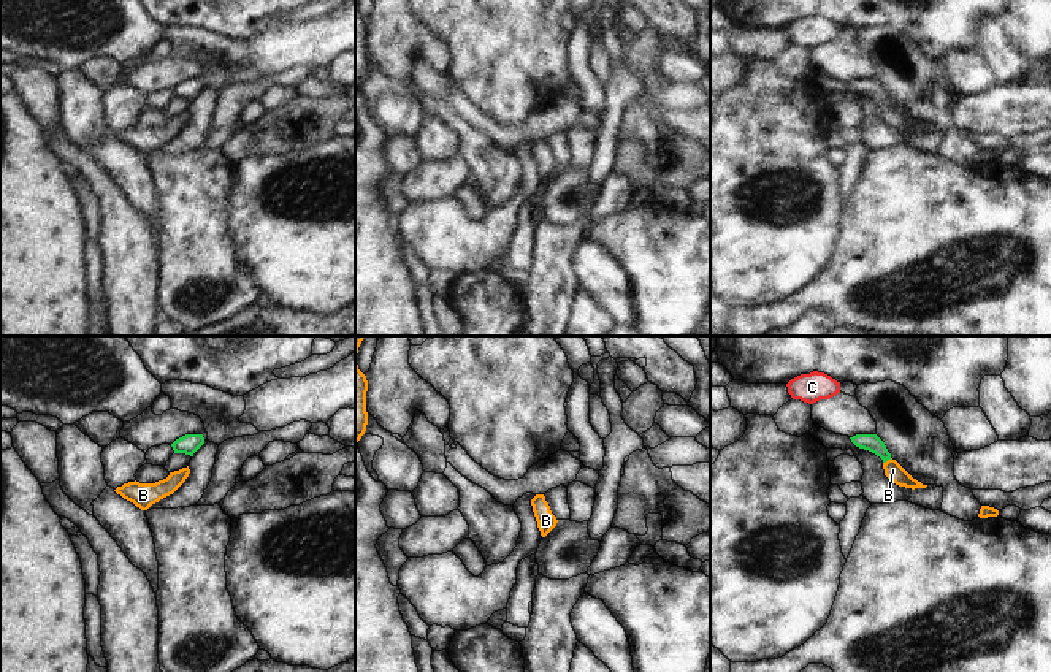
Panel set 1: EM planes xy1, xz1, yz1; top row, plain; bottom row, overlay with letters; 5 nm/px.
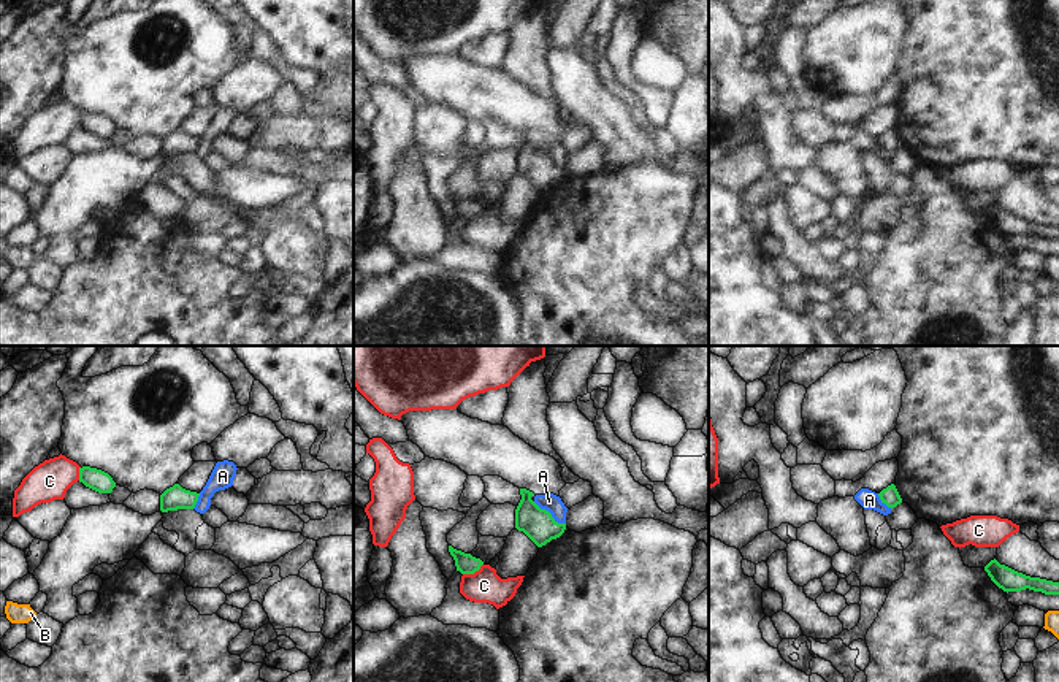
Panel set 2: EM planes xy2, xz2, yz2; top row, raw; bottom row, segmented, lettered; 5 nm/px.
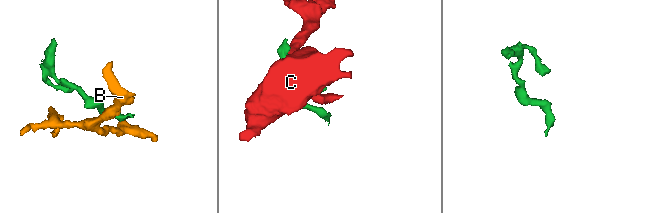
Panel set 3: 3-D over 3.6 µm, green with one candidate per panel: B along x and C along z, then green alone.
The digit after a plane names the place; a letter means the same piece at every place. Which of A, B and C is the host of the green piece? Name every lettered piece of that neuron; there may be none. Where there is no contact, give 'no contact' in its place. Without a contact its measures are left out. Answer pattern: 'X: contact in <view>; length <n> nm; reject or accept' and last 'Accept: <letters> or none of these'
A: contact in xz2; length 200 nm; reject
B: contact in yz1; length 50 nm; accept
C: contact in xz2; length 120 nm; reject
Accept: B

